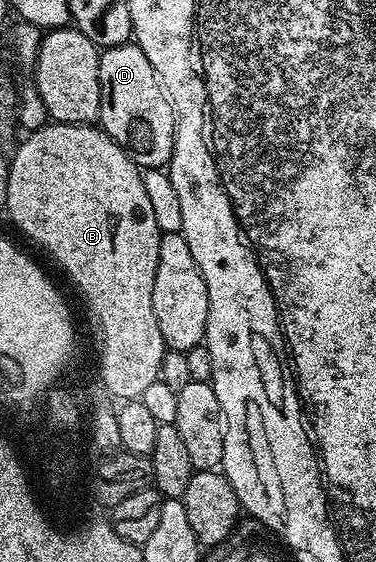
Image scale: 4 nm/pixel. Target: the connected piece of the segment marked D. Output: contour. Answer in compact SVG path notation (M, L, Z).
M134 43L115 45L103 50L98 67L100 80L99 124L121 145L141 170L159 169L172 159L176 142L176 113L156 78L146 51Z

